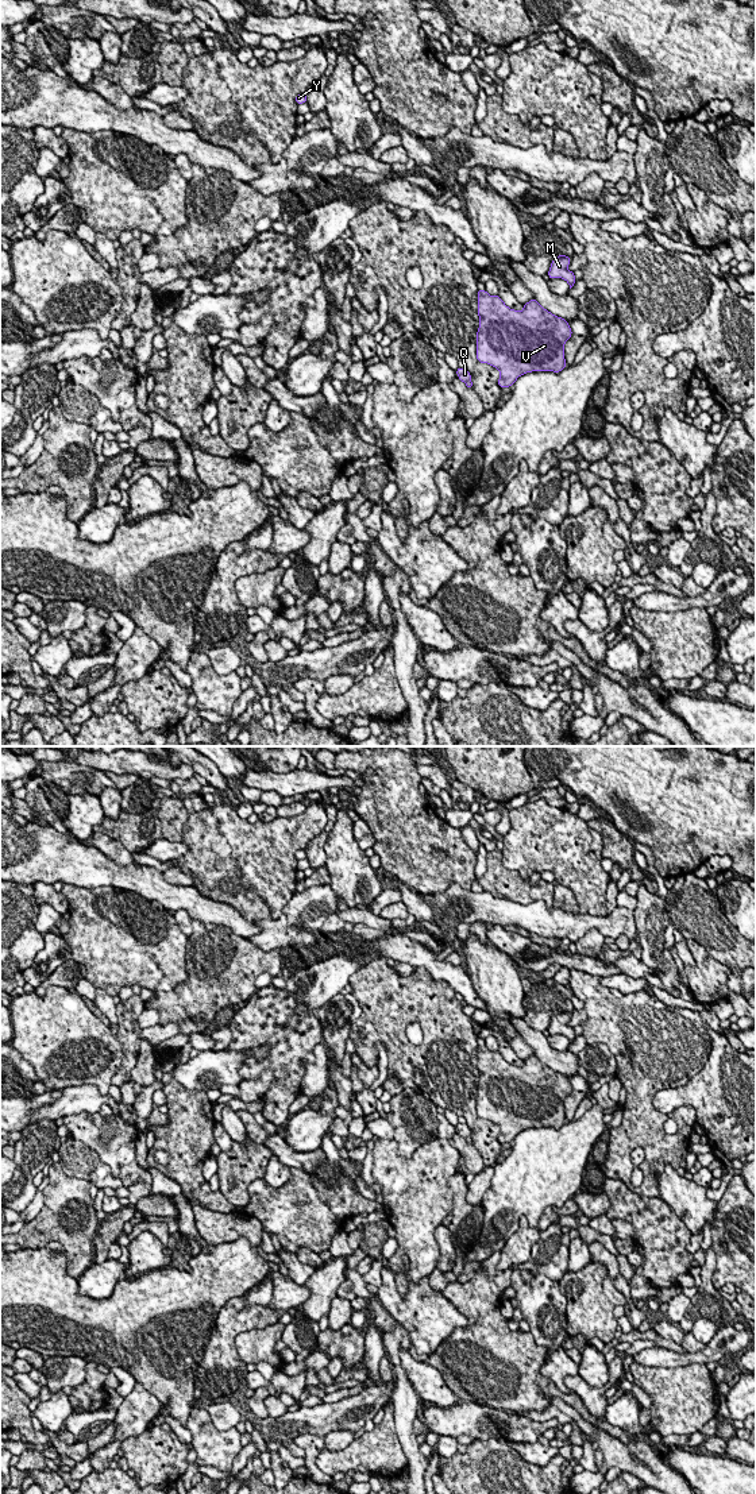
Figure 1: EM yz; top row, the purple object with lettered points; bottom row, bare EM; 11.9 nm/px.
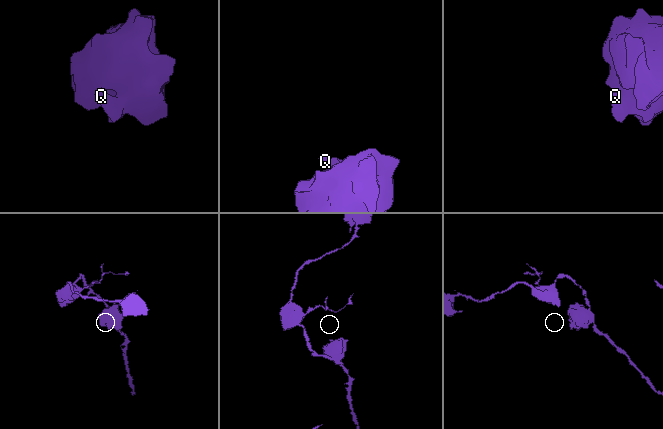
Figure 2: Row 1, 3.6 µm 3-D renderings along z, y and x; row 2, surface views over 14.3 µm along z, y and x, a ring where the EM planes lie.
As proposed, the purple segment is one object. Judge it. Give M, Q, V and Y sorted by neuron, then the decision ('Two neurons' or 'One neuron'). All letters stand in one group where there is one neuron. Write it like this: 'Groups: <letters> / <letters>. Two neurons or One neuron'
Groups: M Q V Y. One neuron

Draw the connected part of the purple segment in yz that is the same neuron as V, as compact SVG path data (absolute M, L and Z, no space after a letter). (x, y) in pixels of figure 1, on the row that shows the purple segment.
M478 290L479 328L477 332L477 359L500 370L498 386L510 387L518 377L532 371L560 372L567 364L564 344L572 331L568 323L544 309L535 298L524 304L521 312L505 305L500 296Z

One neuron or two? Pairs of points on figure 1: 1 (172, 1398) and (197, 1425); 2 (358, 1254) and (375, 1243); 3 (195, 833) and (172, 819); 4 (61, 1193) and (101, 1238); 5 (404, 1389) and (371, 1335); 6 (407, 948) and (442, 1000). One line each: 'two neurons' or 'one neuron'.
1: two neurons
2: one neuron
3: two neurons
4: two neurons
5: two neurons
6: two neurons

